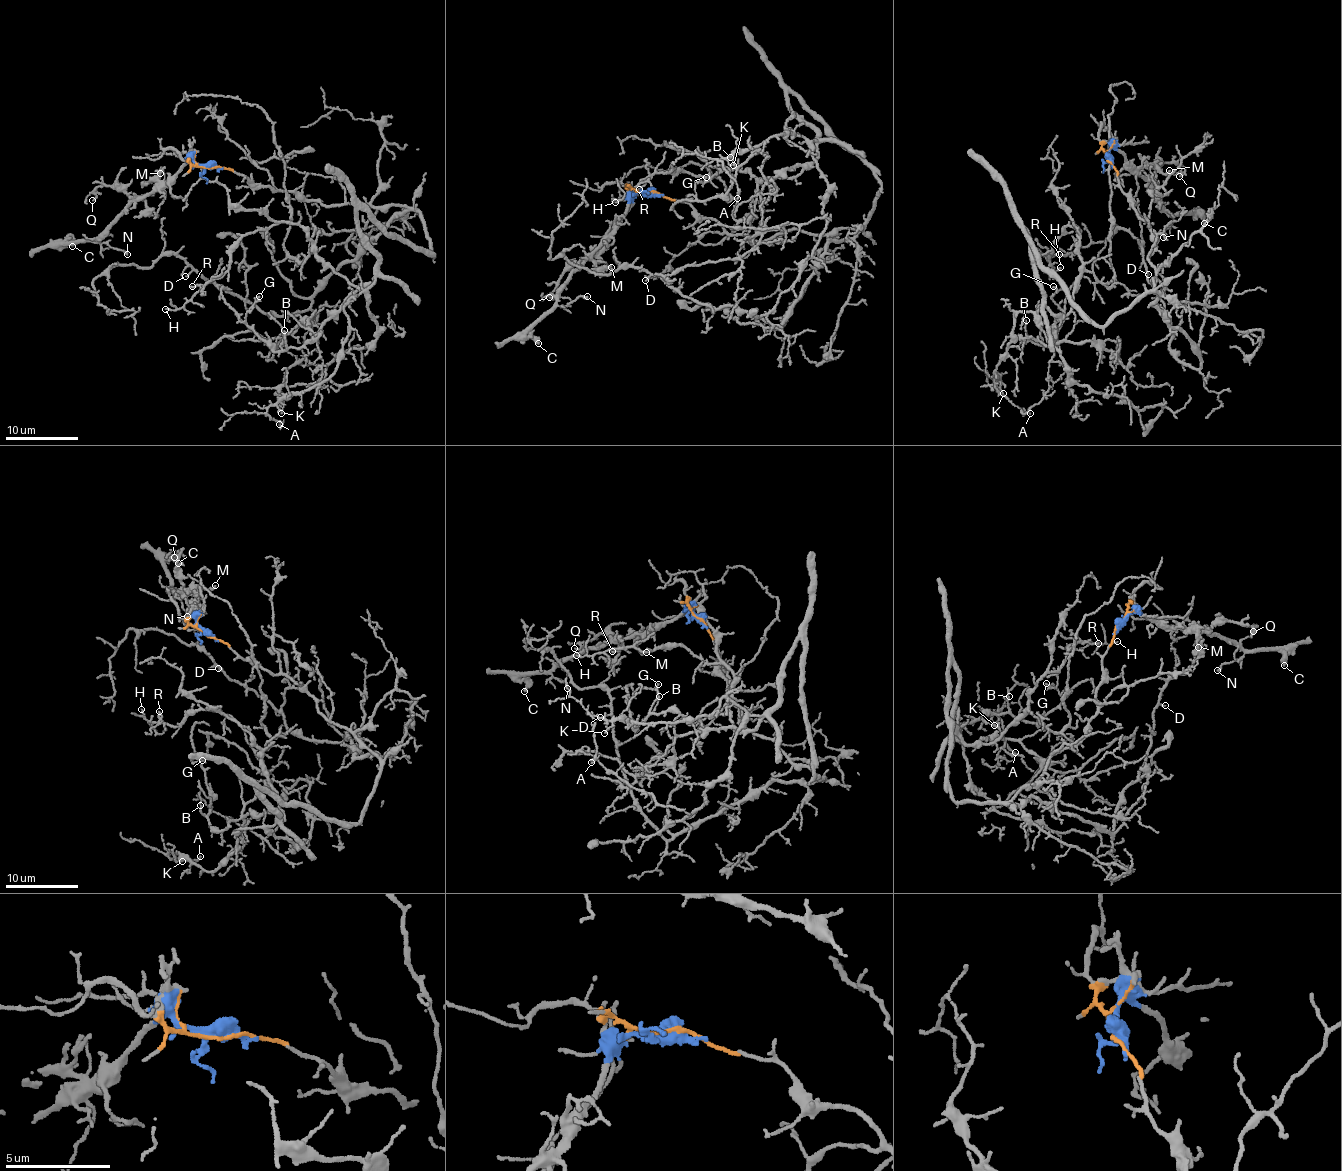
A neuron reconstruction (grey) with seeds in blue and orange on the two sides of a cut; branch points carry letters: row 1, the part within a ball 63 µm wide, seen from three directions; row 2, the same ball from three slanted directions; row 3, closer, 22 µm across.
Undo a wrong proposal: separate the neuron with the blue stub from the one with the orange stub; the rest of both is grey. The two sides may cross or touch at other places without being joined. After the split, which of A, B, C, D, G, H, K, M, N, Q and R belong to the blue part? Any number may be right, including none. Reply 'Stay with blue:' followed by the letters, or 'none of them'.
Stay with blue: C, M, N, Q

